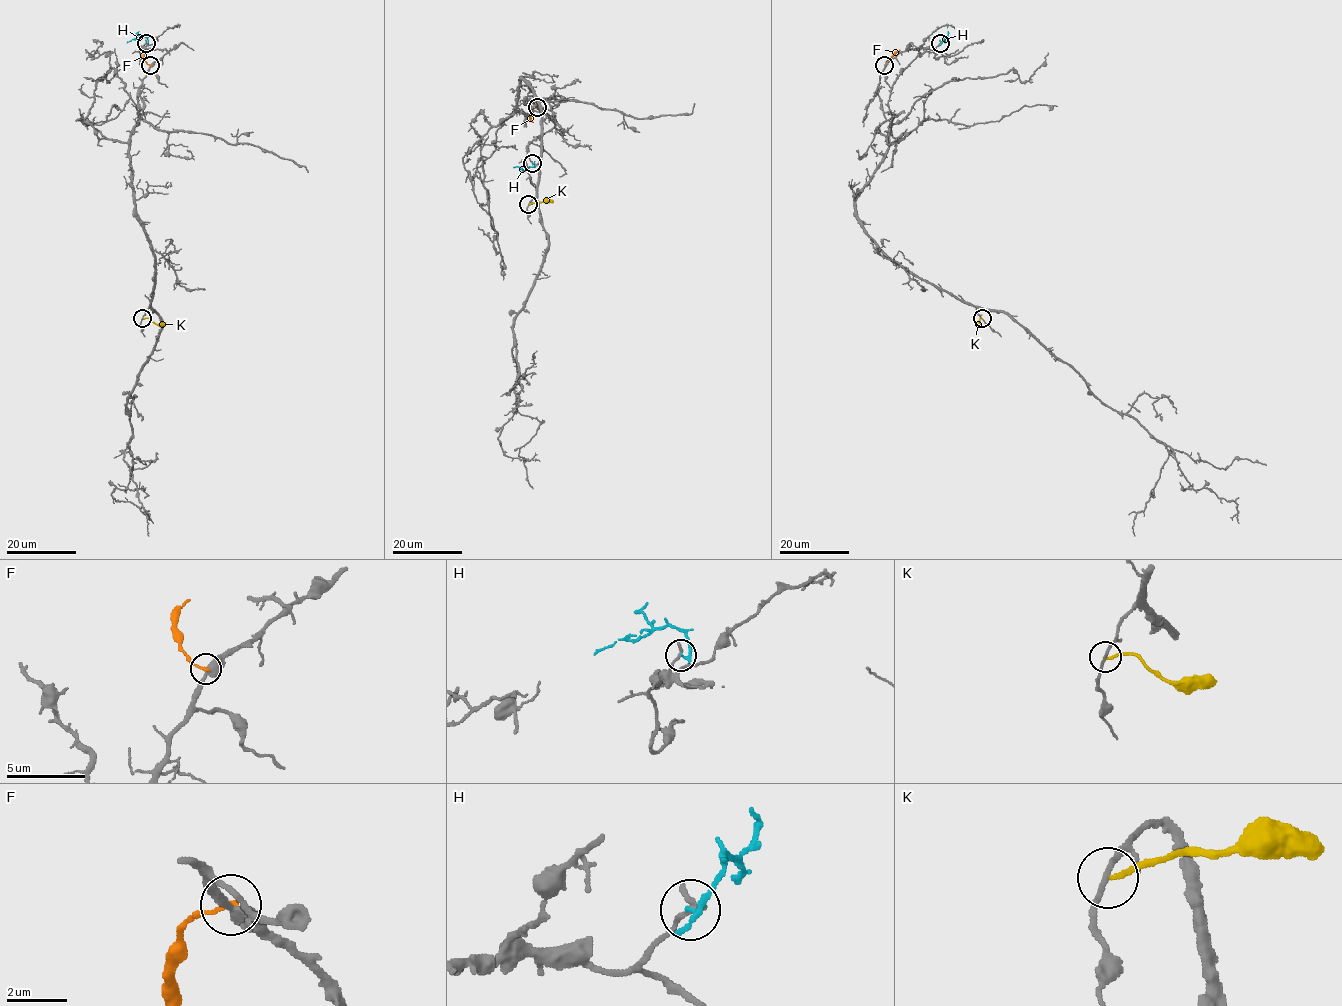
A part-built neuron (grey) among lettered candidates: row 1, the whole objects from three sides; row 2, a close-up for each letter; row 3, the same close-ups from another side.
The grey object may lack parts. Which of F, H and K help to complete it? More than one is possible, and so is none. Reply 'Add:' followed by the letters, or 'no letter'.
Add: no letter

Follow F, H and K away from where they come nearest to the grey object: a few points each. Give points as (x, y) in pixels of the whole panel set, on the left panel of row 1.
F: (150, 64), (144, 60), (143, 52), (147, 50)
H: (146, 43), (148, 39), (144, 37), (127, 43)
K: (142, 319), (167, 324)

